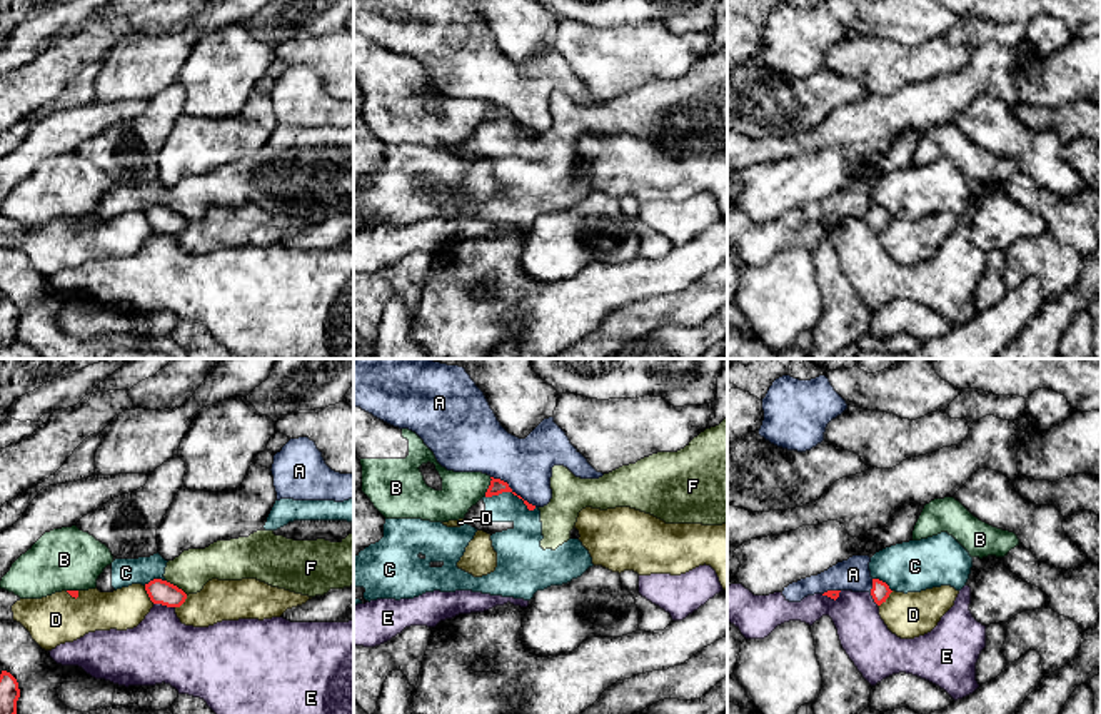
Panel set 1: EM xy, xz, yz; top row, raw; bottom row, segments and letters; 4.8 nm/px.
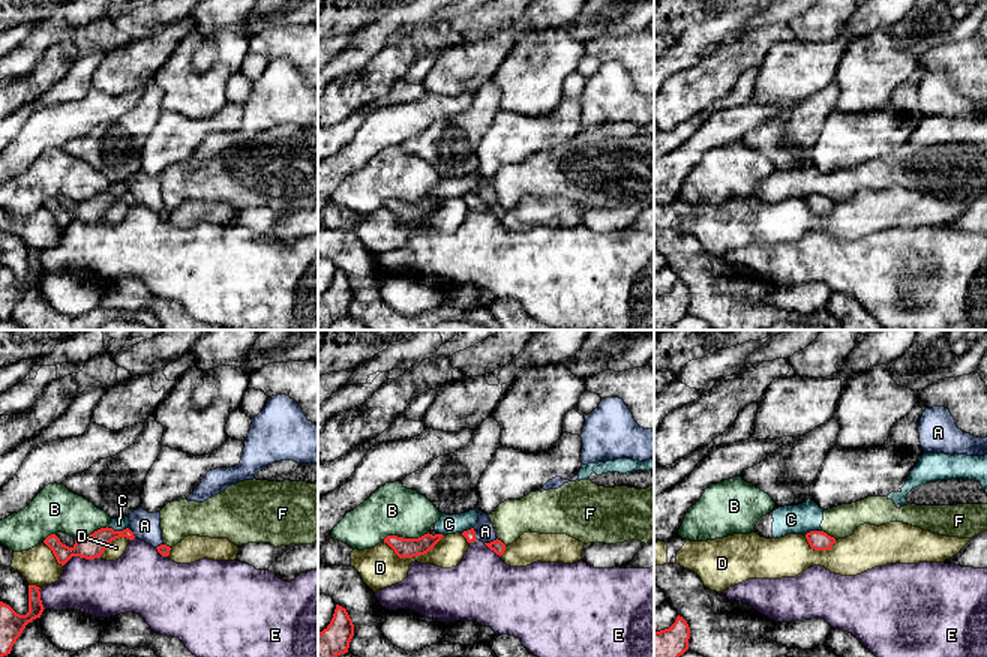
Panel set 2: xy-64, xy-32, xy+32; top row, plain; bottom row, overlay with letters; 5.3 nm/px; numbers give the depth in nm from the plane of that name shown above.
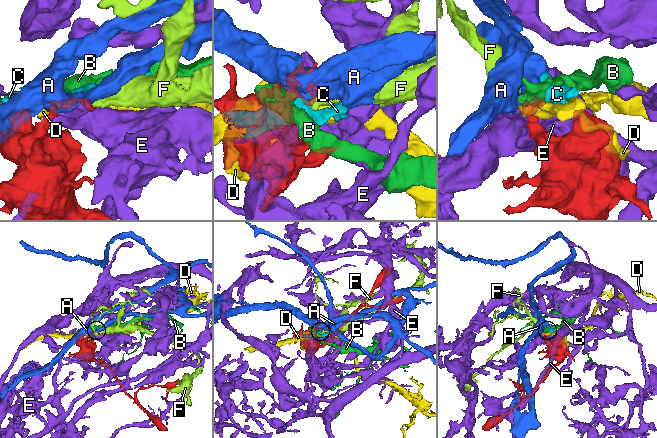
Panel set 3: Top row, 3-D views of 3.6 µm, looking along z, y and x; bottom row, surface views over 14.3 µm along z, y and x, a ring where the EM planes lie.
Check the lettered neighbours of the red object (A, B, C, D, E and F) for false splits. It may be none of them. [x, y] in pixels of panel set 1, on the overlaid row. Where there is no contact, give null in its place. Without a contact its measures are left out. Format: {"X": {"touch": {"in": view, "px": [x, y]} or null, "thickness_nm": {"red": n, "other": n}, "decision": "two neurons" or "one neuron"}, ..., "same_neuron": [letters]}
{"A": {"touch": {"in": "xz", "px": [514, 492]}, "thickness_nm": {"red": 70, "other": 260}, "decision": "two neurons"}, "B": {"touch": {"in": "xz", "px": [489, 487]}, "thickness_nm": {"red": 70, "other": 180}, "decision": "two neurons"}, "C": {"touch": {"in": "xz", "px": [512, 492]}, "thickness_nm": {"red": 70, "other": 170}, "decision": "two neurons"}, "D": {"touch": {"in": "yz", "px": [884, 599]}, "thickness_nm": {"red": 90, "other": 220}, "decision": "two neurons"}, "E": {"touch": {"in": "xy", "px": [164, 604]}, "thickness_nm": {"red": 120, "other": 320}, "decision": "two neurons"}, "F": {"touch": {"in": "xy", "px": [175, 586]}, "thickness_nm": {"red": 120, "other": 190}, "decision": "two neurons"}, "same_neuron": []}

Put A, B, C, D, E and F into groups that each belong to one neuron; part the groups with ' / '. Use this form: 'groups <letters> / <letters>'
groups A / B / C F / D / E

